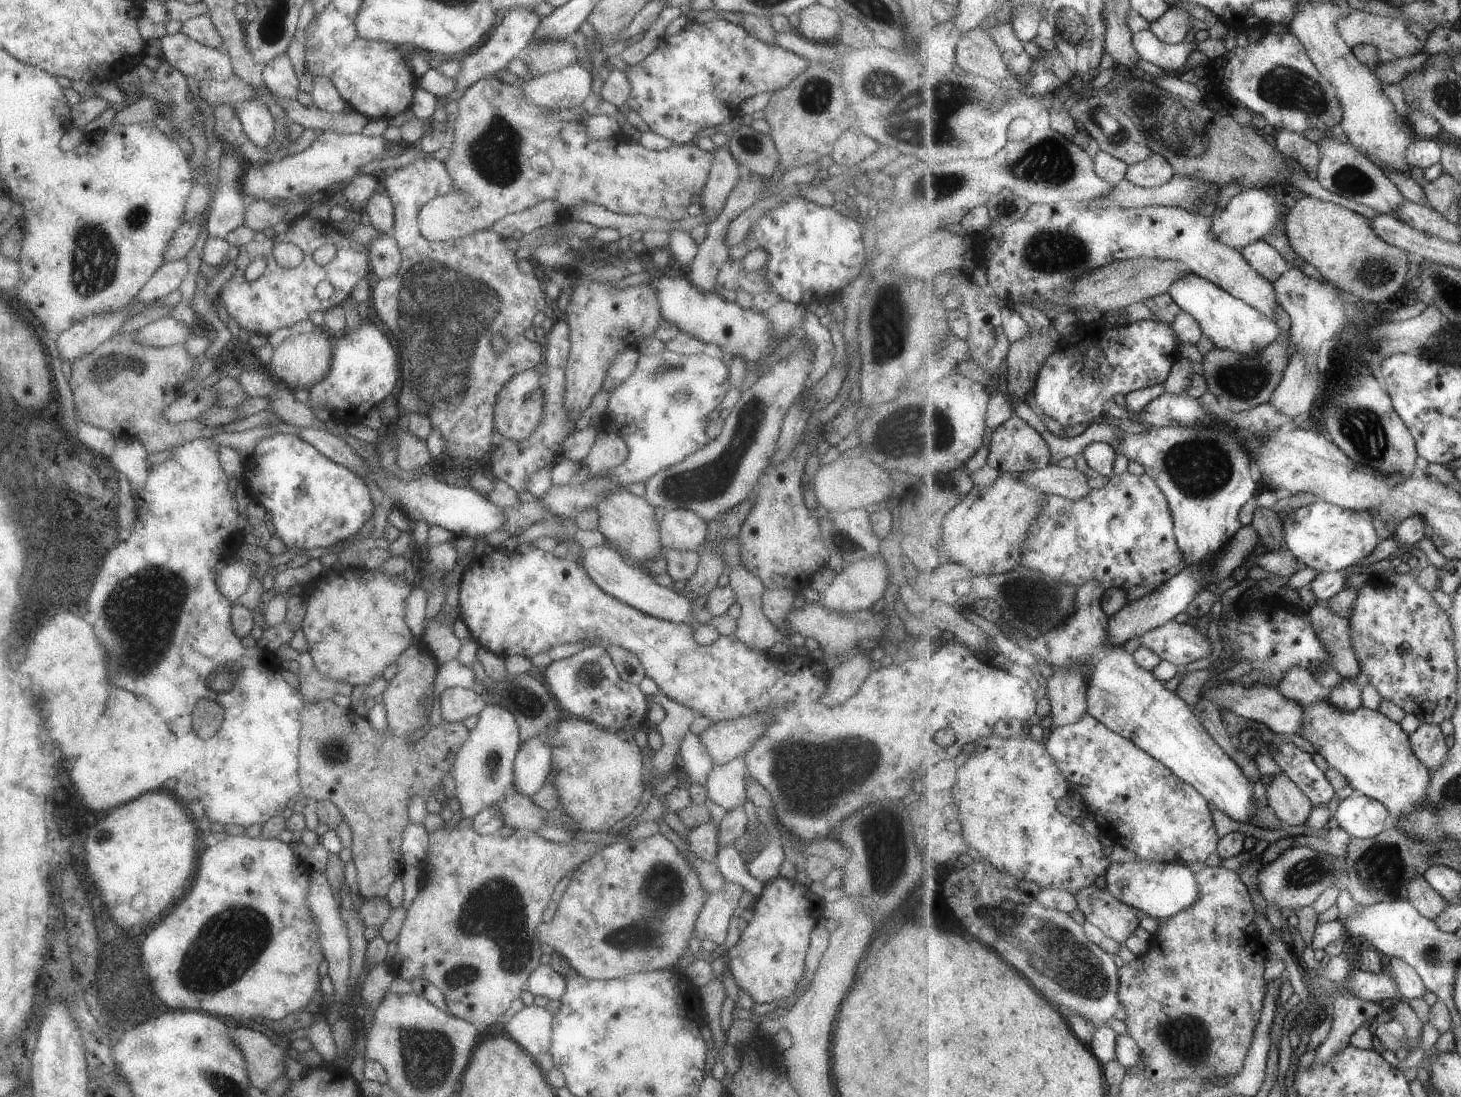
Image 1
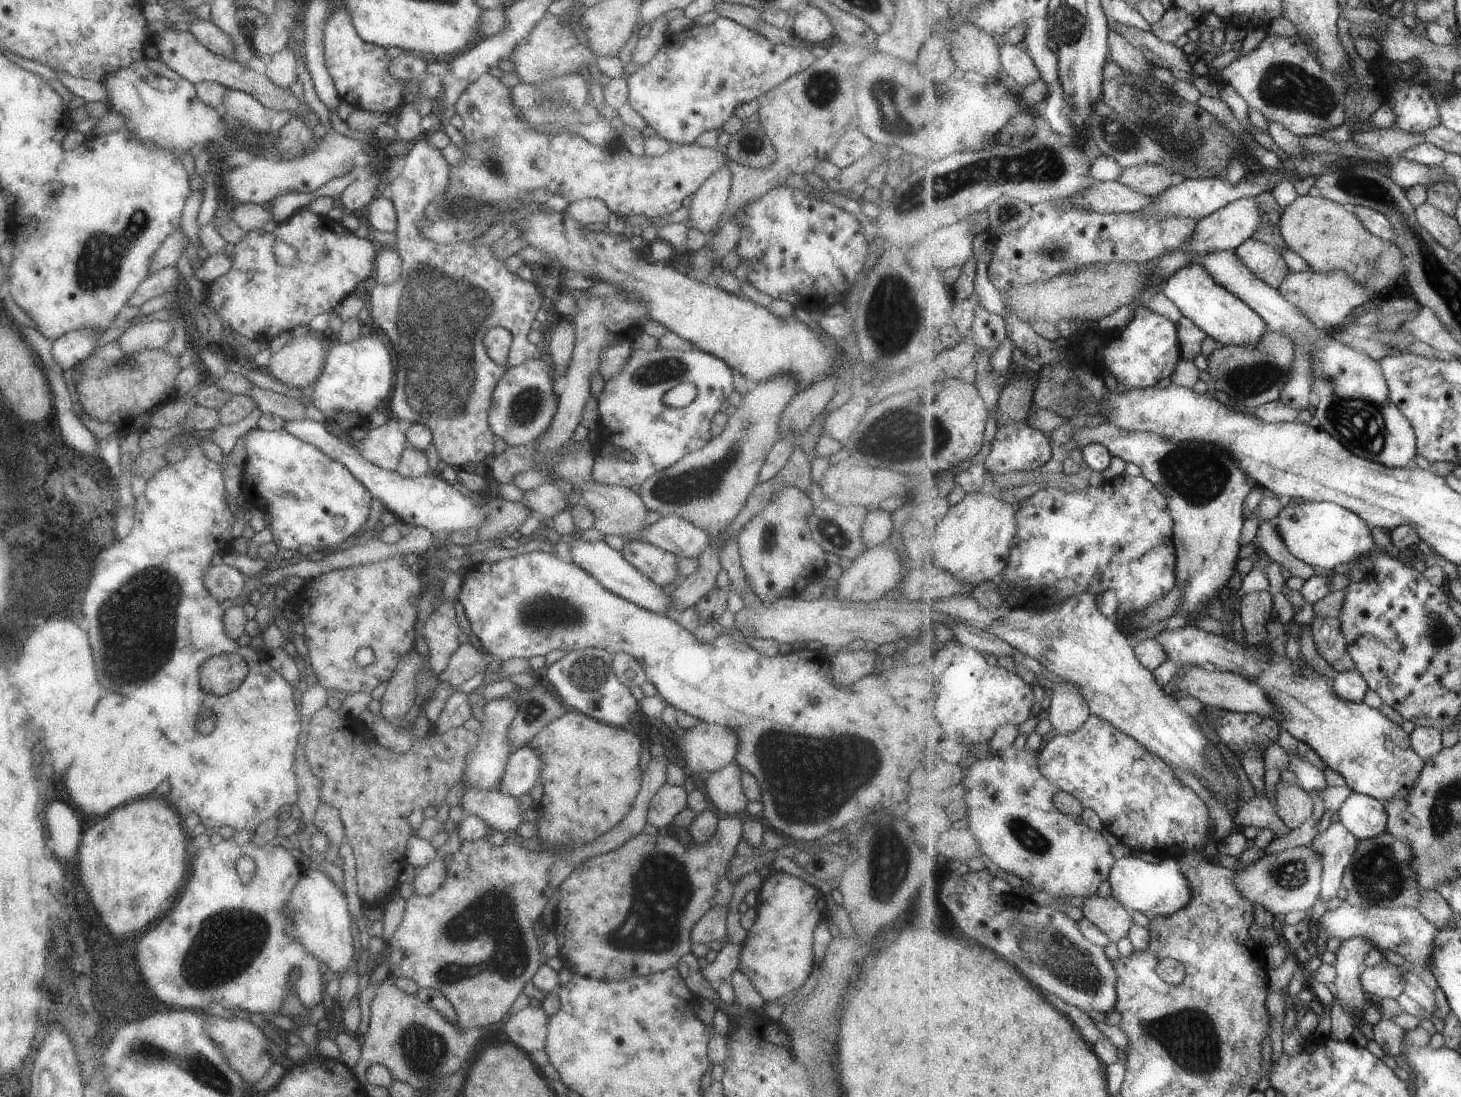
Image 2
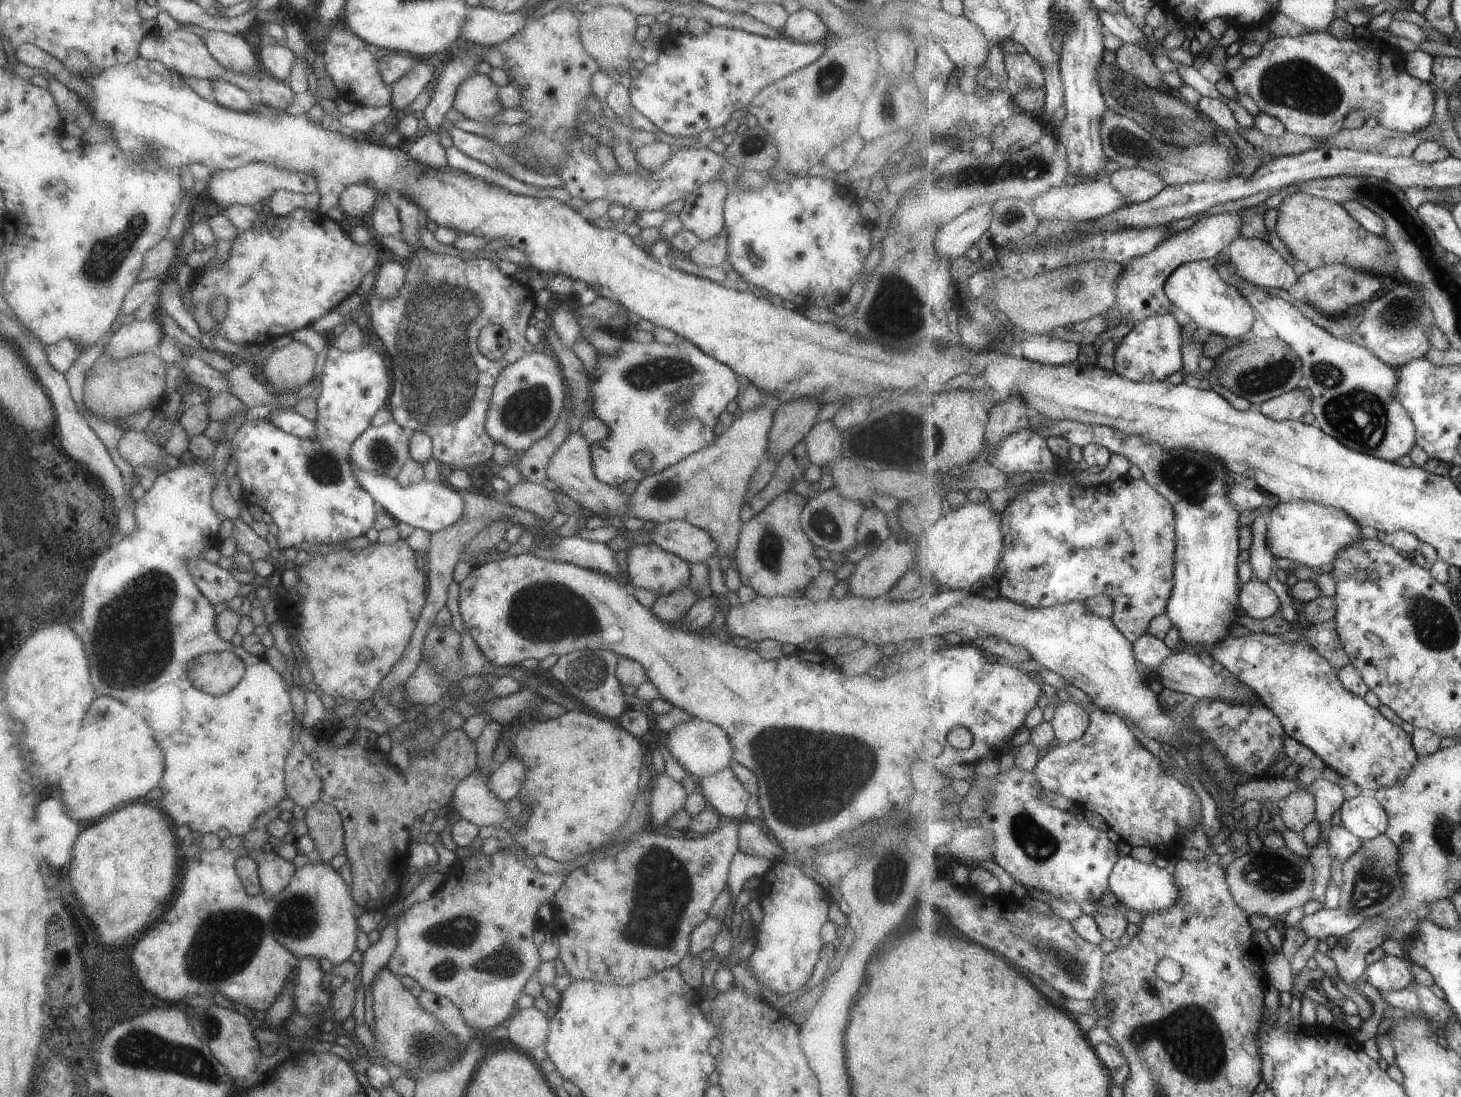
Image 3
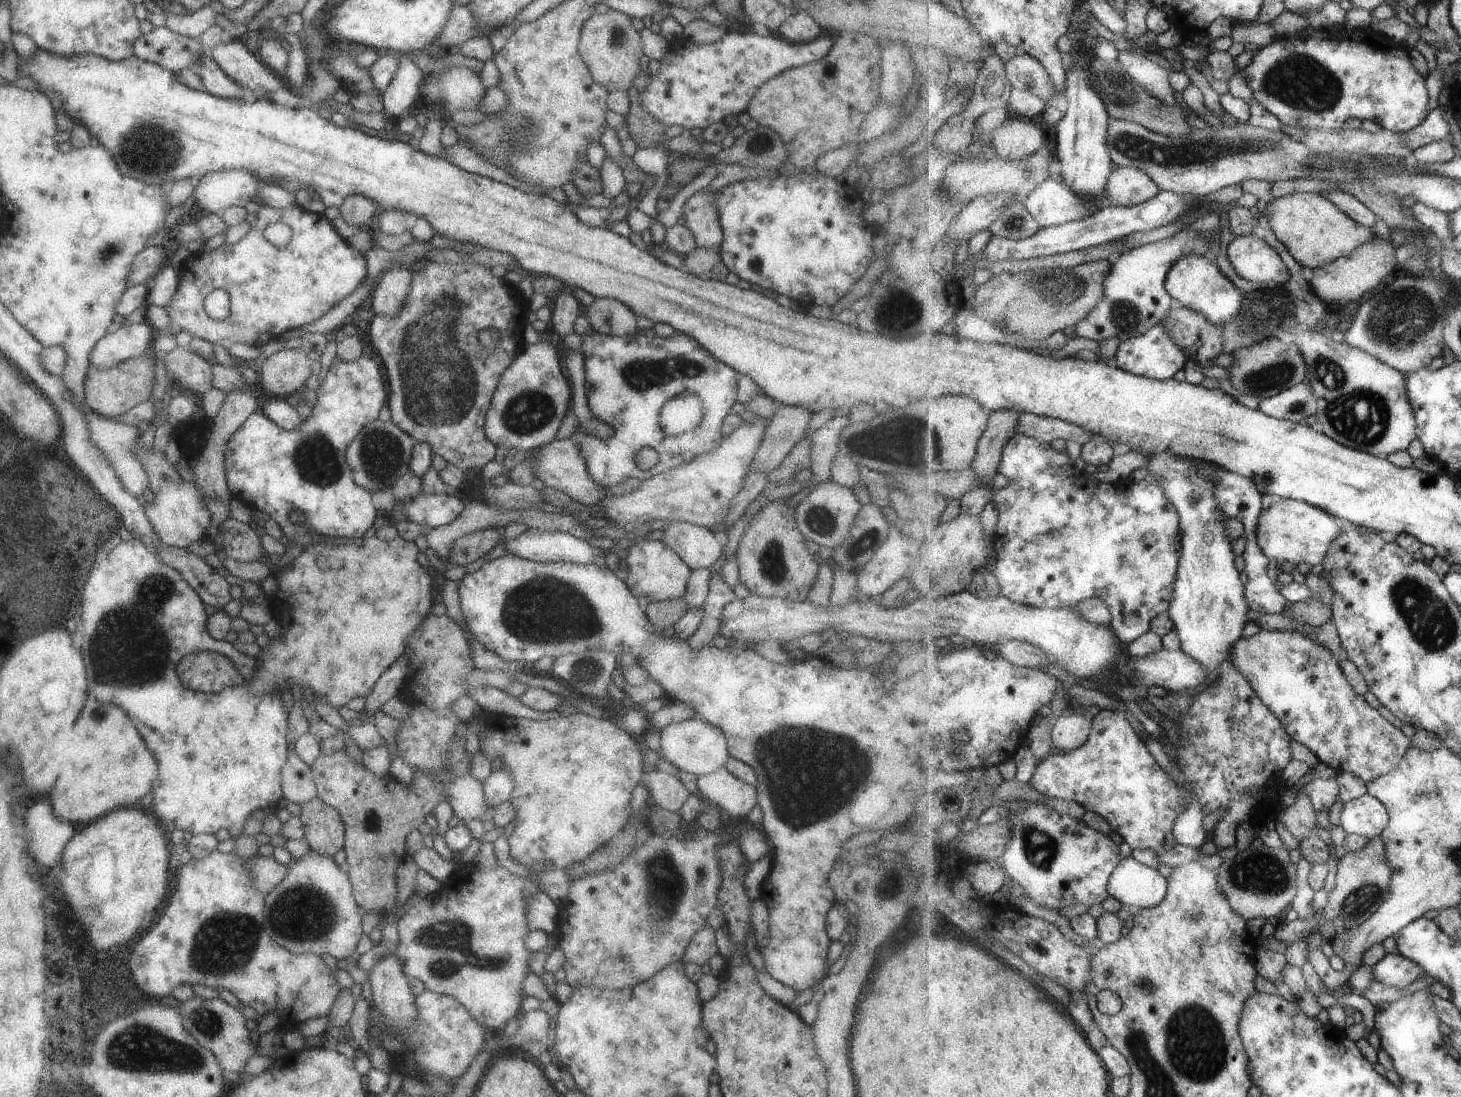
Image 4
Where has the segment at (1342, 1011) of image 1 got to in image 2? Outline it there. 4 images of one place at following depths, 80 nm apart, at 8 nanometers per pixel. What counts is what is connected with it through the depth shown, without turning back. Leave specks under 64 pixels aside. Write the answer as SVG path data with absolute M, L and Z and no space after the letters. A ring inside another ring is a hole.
M1351 938L1341 942L1338 951L1334 954L1337 966L1337 1000L1343 1011L1355 1021L1361 1020L1362 1012L1367 1003L1374 1003L1368 998L1361 986L1361 974L1365 966L1366 955L1377 948L1375 942L1367 938Z

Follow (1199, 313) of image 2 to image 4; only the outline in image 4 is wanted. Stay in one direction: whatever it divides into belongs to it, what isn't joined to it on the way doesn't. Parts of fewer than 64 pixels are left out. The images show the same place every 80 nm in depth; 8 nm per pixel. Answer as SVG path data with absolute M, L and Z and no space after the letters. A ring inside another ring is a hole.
M1189 254L1171 268L1166 282L1166 291L1180 306L1205 314L1213 324L1229 324L1243 314L1244 292L1237 289L1231 280L1219 270L1215 262L1201 254Z

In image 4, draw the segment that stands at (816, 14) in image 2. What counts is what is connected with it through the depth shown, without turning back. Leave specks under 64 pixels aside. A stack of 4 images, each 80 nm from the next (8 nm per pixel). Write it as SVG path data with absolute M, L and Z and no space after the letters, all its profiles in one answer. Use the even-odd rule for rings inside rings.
M792 12L776 30L776 35L789 43L805 43L815 40L821 35L822 29L813 20L813 16L803 12Z

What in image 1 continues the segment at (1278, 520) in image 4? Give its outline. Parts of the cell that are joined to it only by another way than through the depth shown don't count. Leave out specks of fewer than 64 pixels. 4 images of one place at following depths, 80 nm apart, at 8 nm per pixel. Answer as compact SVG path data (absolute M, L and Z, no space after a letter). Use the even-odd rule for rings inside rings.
M1317 500L1285 518L1284 534L1287 546L1304 566L1319 573L1335 572L1356 565L1377 550L1381 540L1373 524L1374 518L1365 510L1357 512Z

